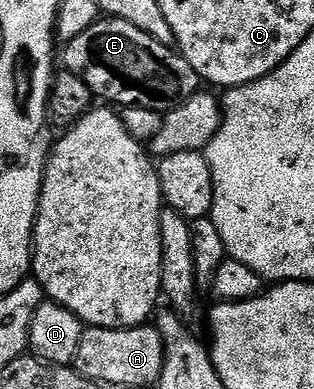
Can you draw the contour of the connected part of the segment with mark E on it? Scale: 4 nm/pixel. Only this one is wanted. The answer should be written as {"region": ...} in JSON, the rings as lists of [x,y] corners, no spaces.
{"region":[[[113,17],[99,18],[80,37],[76,37],[71,43],[65,44],[60,59],[64,62],[65,70],[79,75],[88,85],[88,89],[94,92],[99,100],[119,108],[128,105],[144,105],[144,109],[152,109],[159,113],[165,113],[179,107],[184,101],[188,101],[200,90],[200,80],[196,69],[188,65],[188,61],[174,47],[164,45],[156,41],[156,37],[148,37],[144,29],[136,29],[136,25],[128,25],[128,21]]]}

